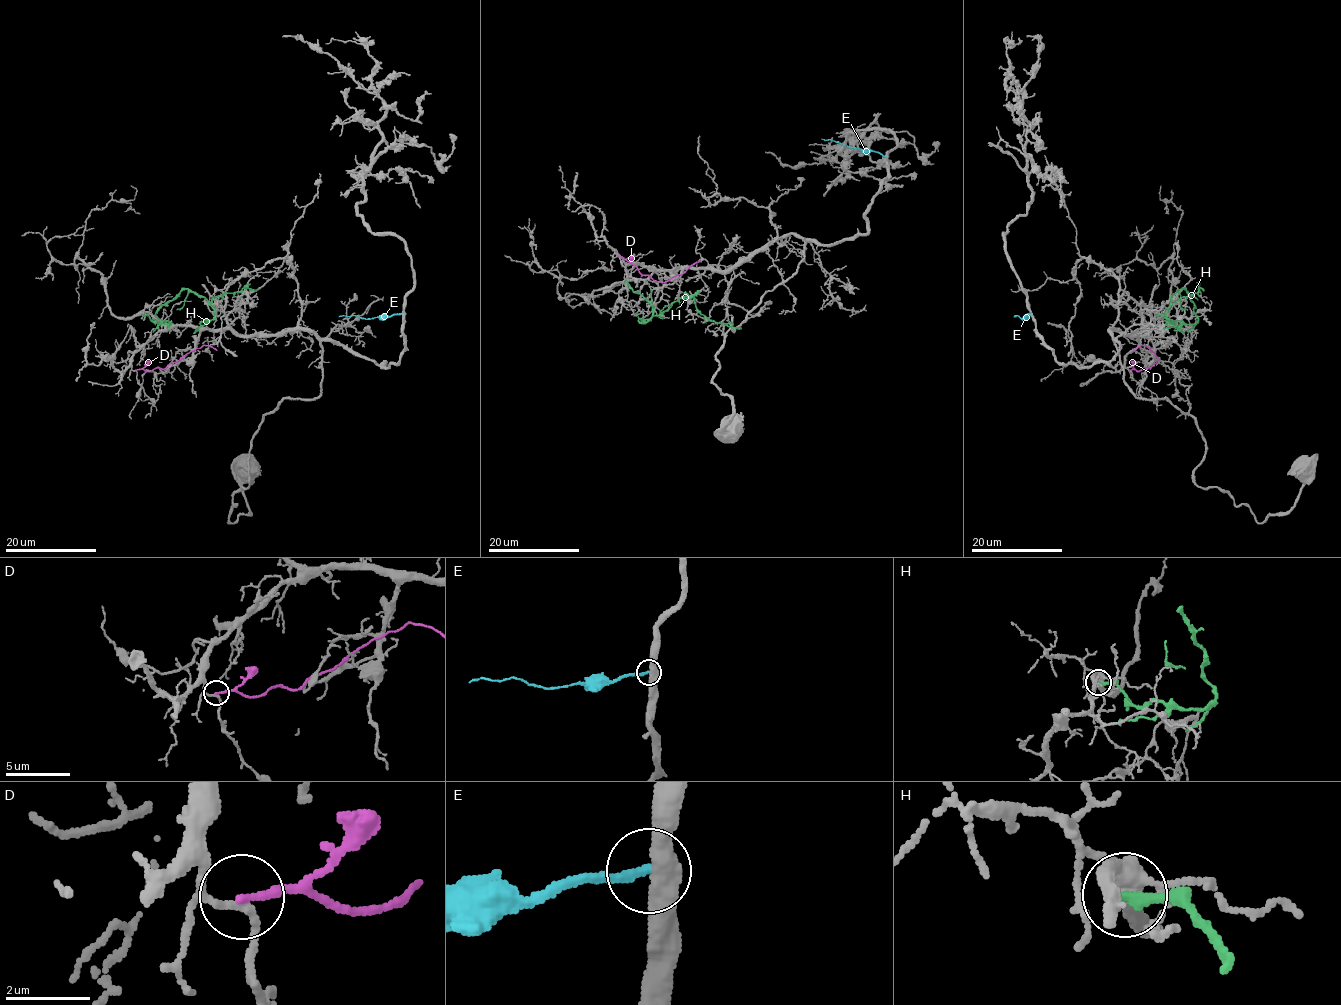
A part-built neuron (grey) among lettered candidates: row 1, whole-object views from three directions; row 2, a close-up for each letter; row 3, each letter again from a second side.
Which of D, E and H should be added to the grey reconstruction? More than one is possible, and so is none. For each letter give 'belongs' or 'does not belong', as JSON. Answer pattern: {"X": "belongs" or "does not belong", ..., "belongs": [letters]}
{"D": "does not belong", "E": "does not belong", "H": "does not belong", "belongs": []}

